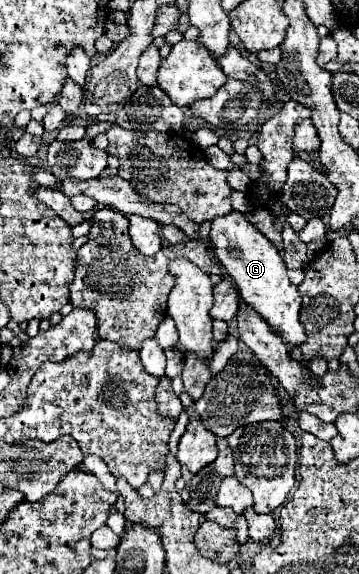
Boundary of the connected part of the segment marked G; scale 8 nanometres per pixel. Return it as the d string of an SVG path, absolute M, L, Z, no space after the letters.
M232 211L224 217L216 217L212 221L210 243L214 247L216 257L228 271L228 275L238 285L242 299L268 323L270 331L274 331L282 337L288 353L292 353L294 347L302 345L306 341L306 331L304 331L304 325L300 323L302 297L300 297L296 285L290 283L290 279L286 275L288 269L286 269L278 249L260 231L256 231L246 221L246 217L238 211Z

